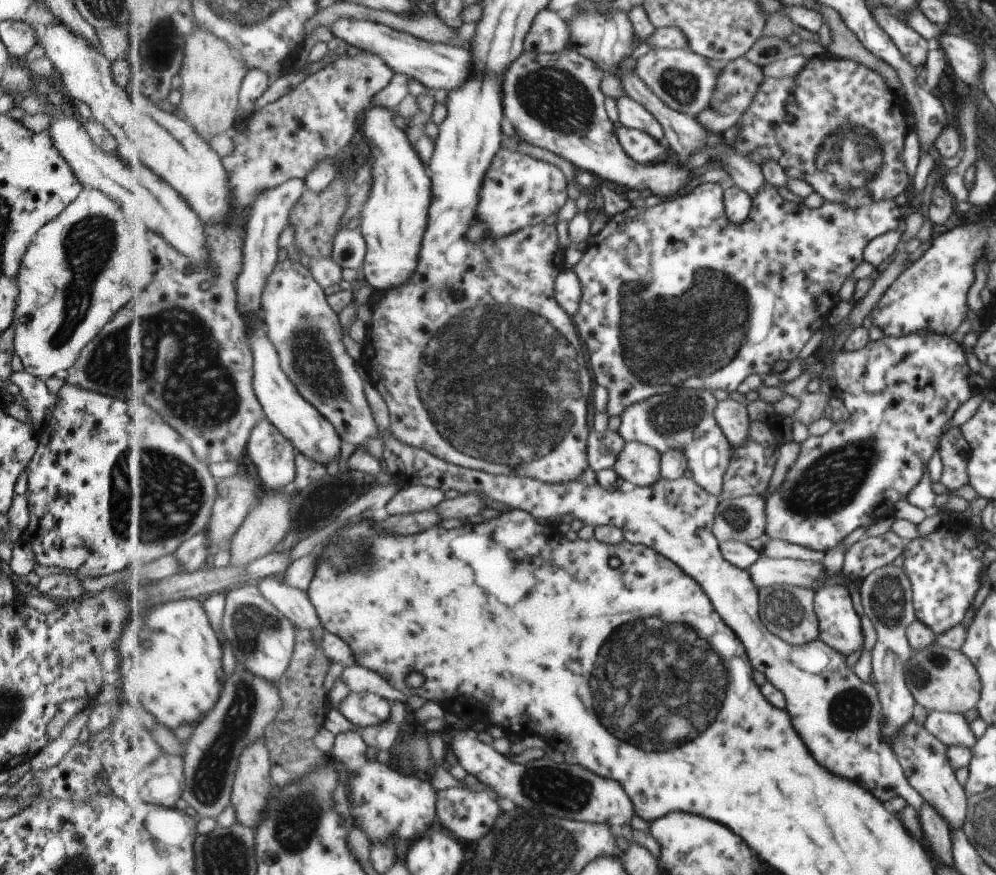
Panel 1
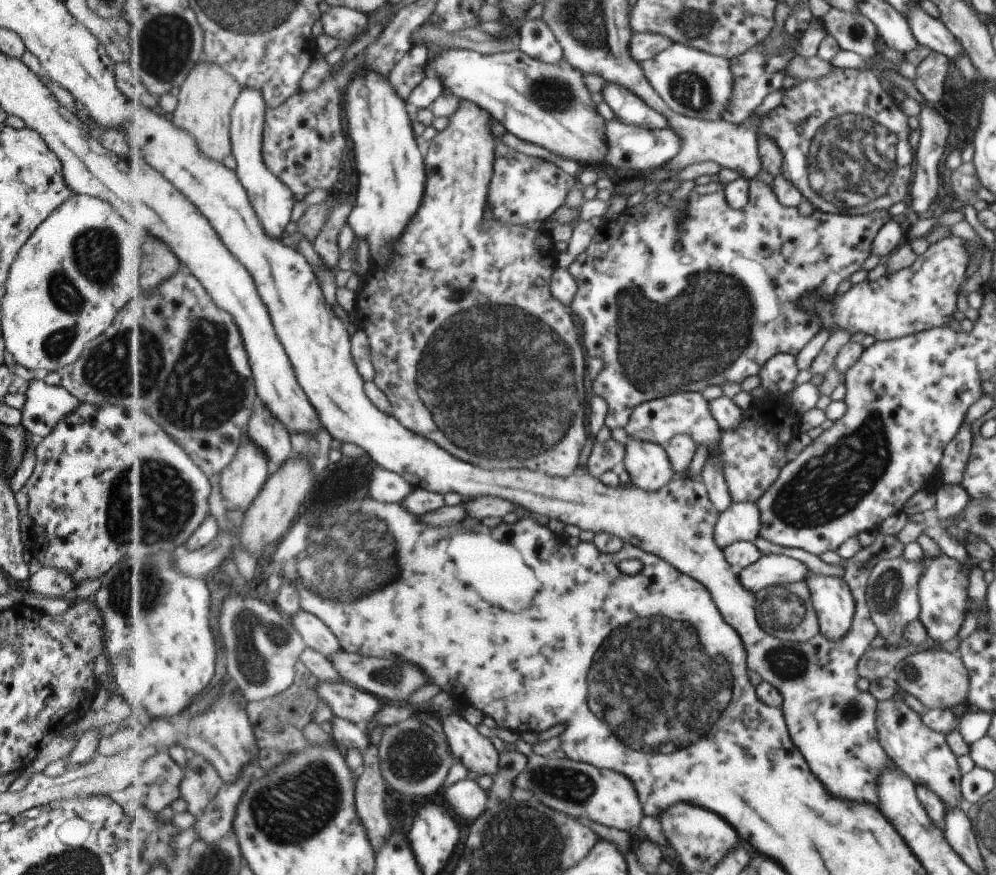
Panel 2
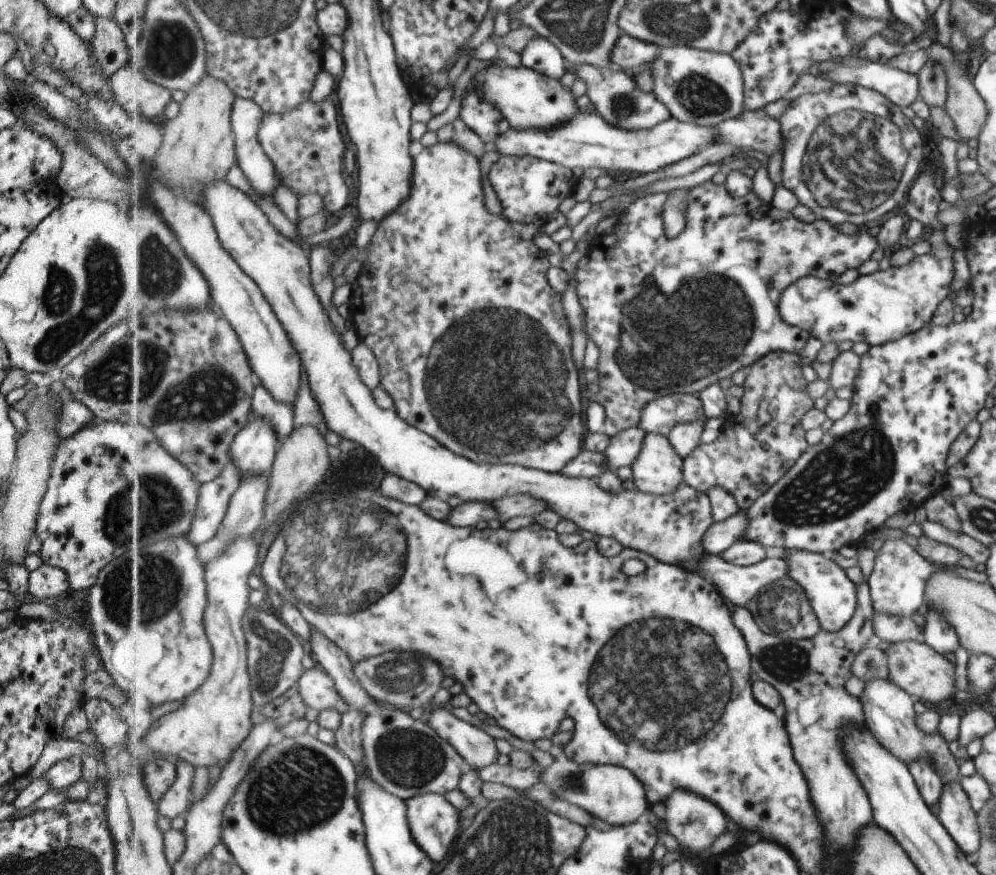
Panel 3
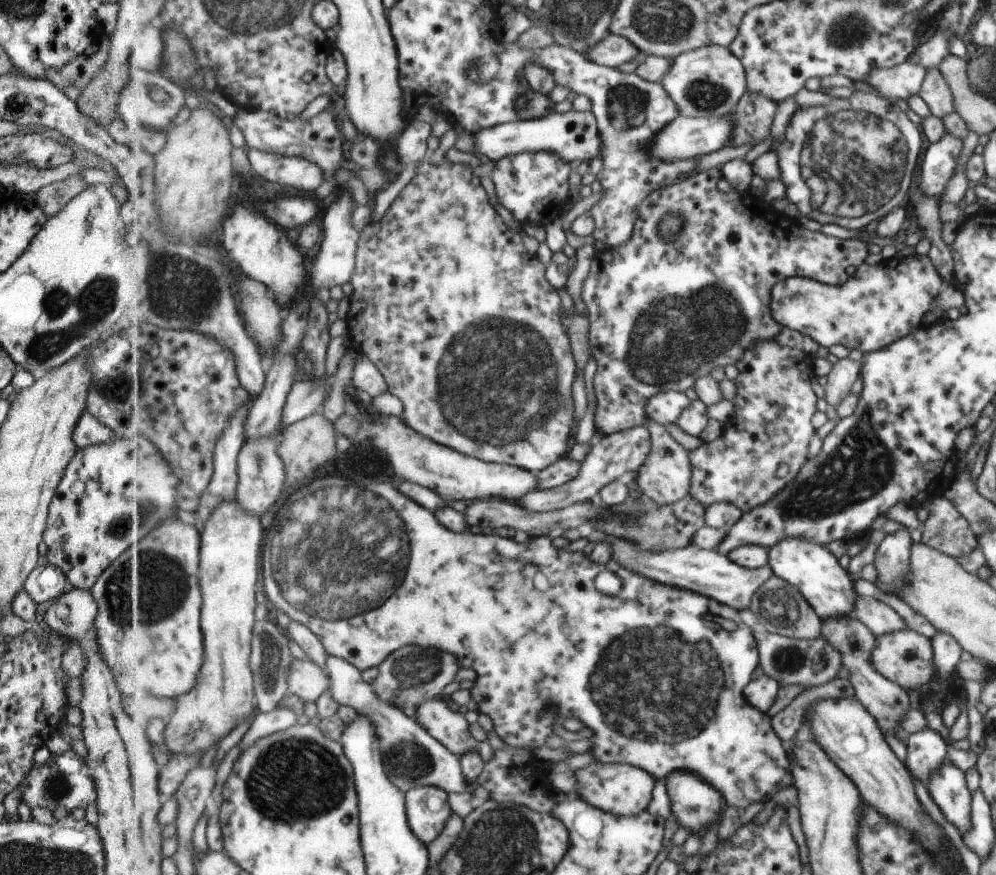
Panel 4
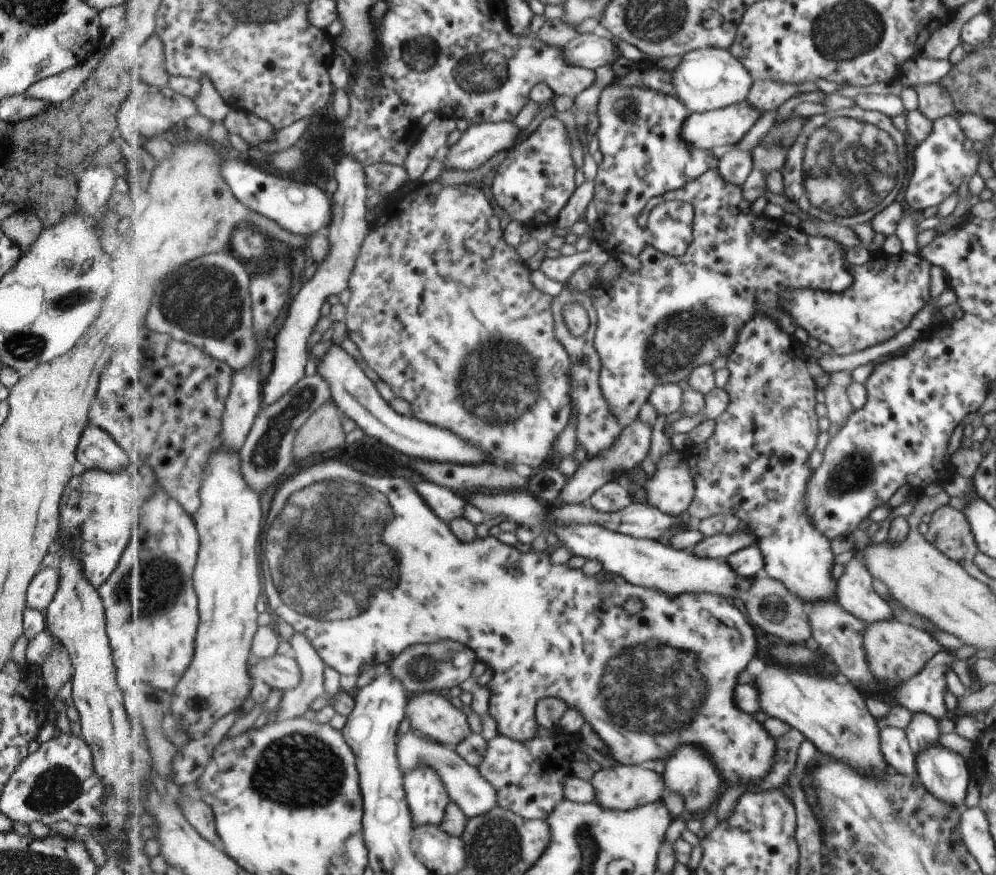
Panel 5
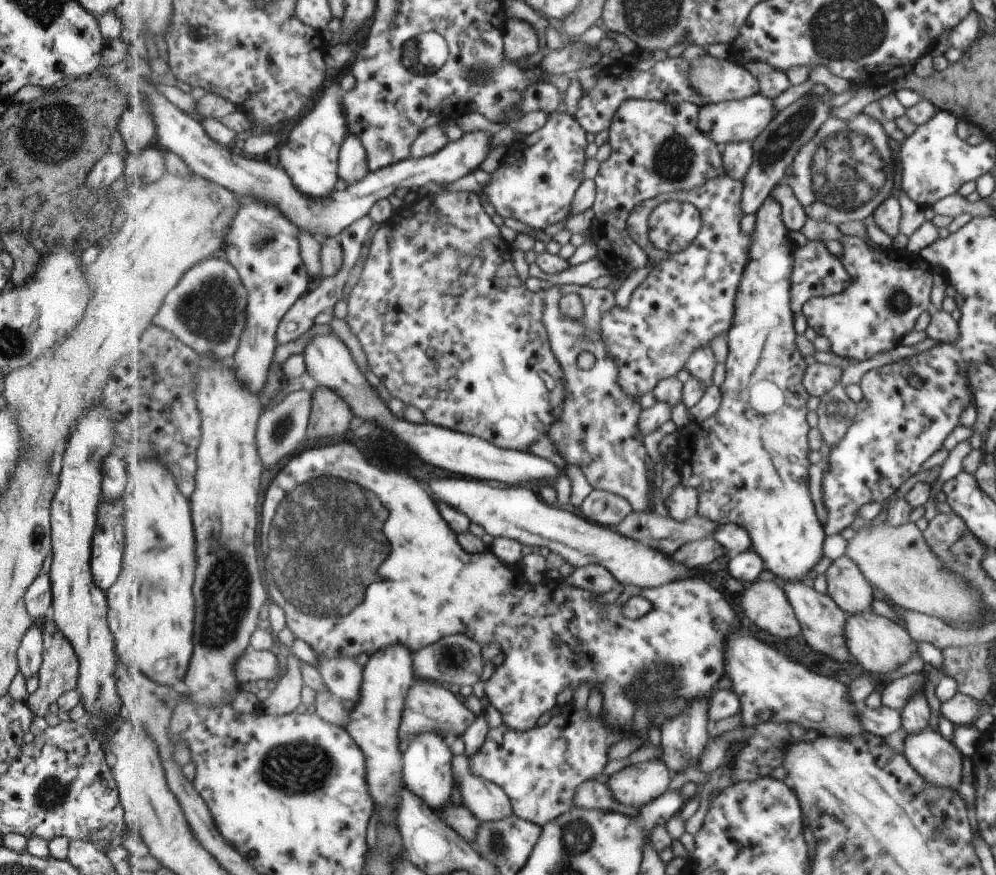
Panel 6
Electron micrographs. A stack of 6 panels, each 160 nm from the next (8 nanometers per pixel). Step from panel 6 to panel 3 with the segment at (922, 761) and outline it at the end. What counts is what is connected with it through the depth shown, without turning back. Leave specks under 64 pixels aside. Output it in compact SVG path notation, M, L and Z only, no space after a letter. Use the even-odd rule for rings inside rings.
M957 779L942 784L942 797L935 816L963 853L976 856L980 839L976 814L969 808L966 792Z

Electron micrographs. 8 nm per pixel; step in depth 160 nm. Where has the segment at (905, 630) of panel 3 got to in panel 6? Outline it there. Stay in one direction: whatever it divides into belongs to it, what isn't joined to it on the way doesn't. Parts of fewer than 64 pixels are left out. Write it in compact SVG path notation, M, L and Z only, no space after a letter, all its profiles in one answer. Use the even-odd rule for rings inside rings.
M849 557L836 558L824 574L826 593L847 616L871 611L871 585Z

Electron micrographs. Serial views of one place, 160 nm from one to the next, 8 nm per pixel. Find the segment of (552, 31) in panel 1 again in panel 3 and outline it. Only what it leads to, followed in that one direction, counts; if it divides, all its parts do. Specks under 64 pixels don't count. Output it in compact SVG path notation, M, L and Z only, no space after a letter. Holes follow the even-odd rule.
M540 35L529 42L529 46L525 48L521 57L522 65L535 72L545 74L555 80L566 76L568 70L566 58L562 56L555 44Z

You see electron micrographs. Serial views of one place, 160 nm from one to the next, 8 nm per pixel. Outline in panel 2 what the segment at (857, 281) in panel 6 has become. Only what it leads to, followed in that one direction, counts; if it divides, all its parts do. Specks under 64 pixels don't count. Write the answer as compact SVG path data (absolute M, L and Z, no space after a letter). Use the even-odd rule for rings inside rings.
M953 235L928 245L907 268L884 274L874 281L851 285L841 296L823 298L810 293L800 300L804 311L815 313L825 328L864 332L878 340L896 339L919 331L947 326L955 312L959 284L964 282L967 244Z

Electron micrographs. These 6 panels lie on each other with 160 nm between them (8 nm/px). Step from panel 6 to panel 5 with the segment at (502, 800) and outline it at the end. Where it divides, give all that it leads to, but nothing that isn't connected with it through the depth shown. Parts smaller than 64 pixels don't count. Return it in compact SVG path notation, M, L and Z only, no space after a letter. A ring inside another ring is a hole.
M413 728L398 738L398 759L402 771L407 776L411 771L419 767L431 767L435 769L450 793L451 799L460 810L473 818L487 814L498 804L498 796L493 785L481 774L479 768L471 766L456 750L447 748L430 737L419 736L413 732Z

